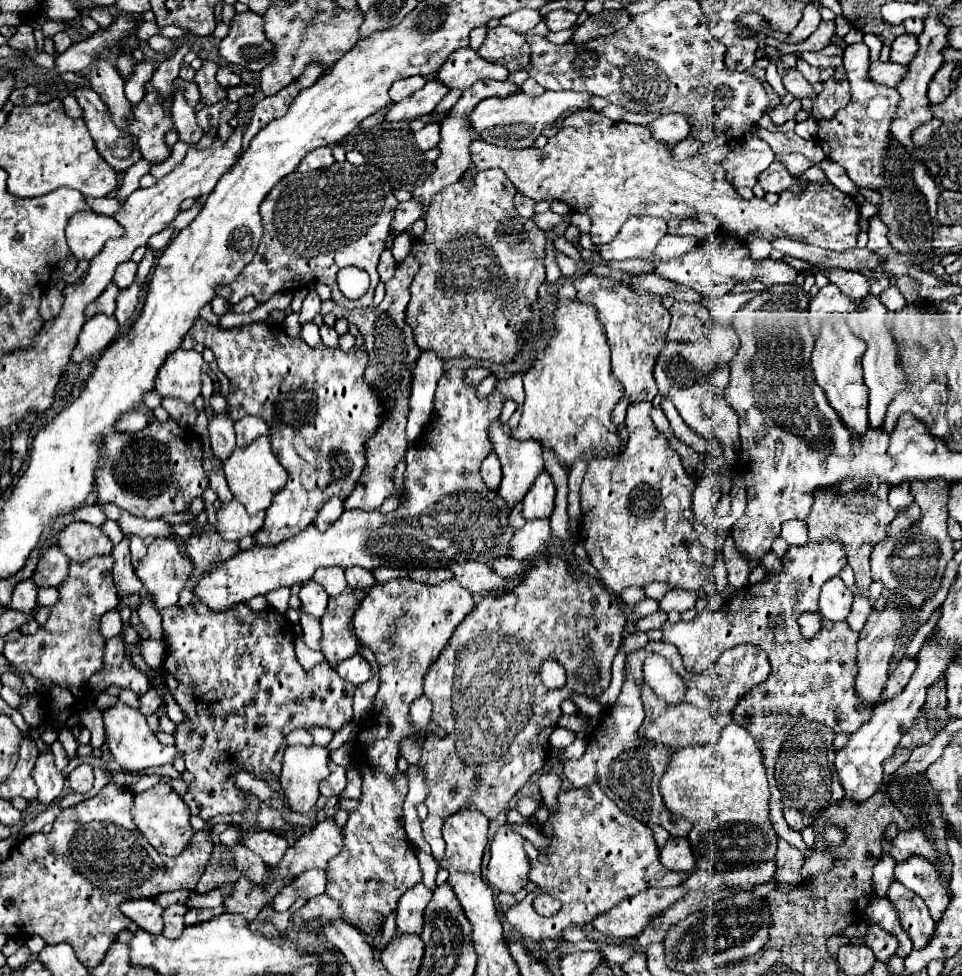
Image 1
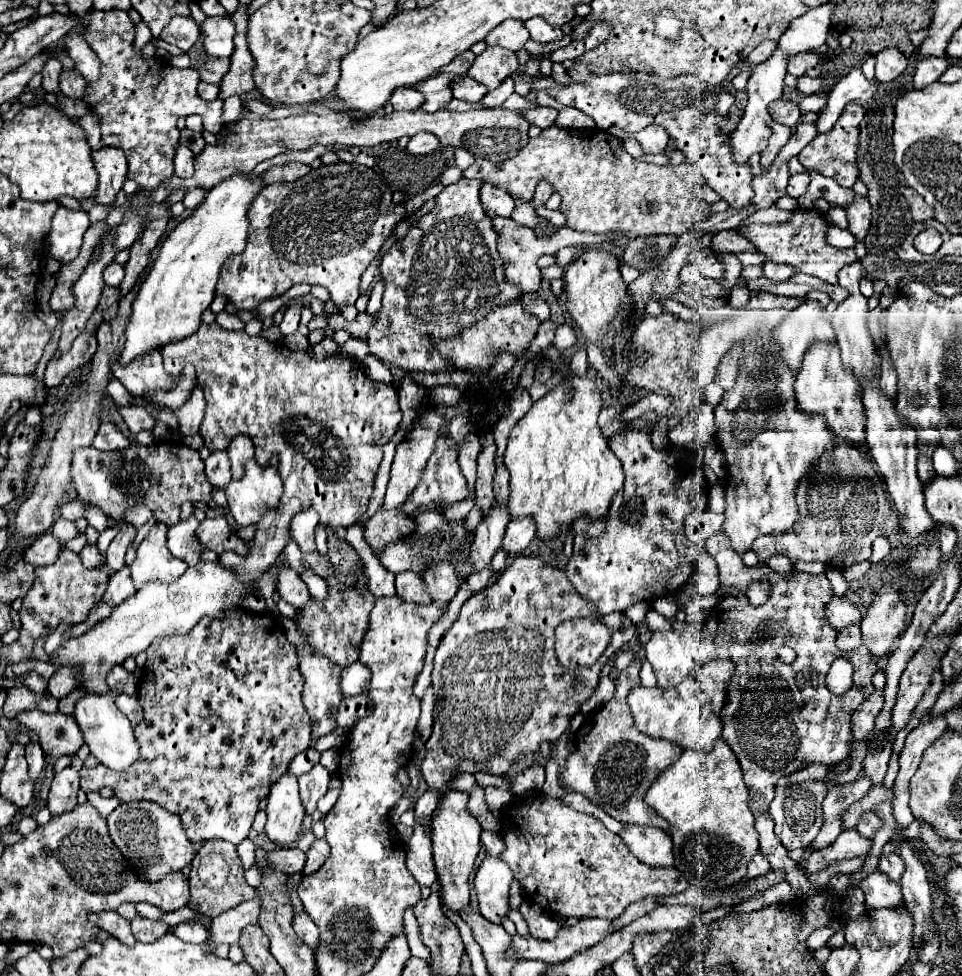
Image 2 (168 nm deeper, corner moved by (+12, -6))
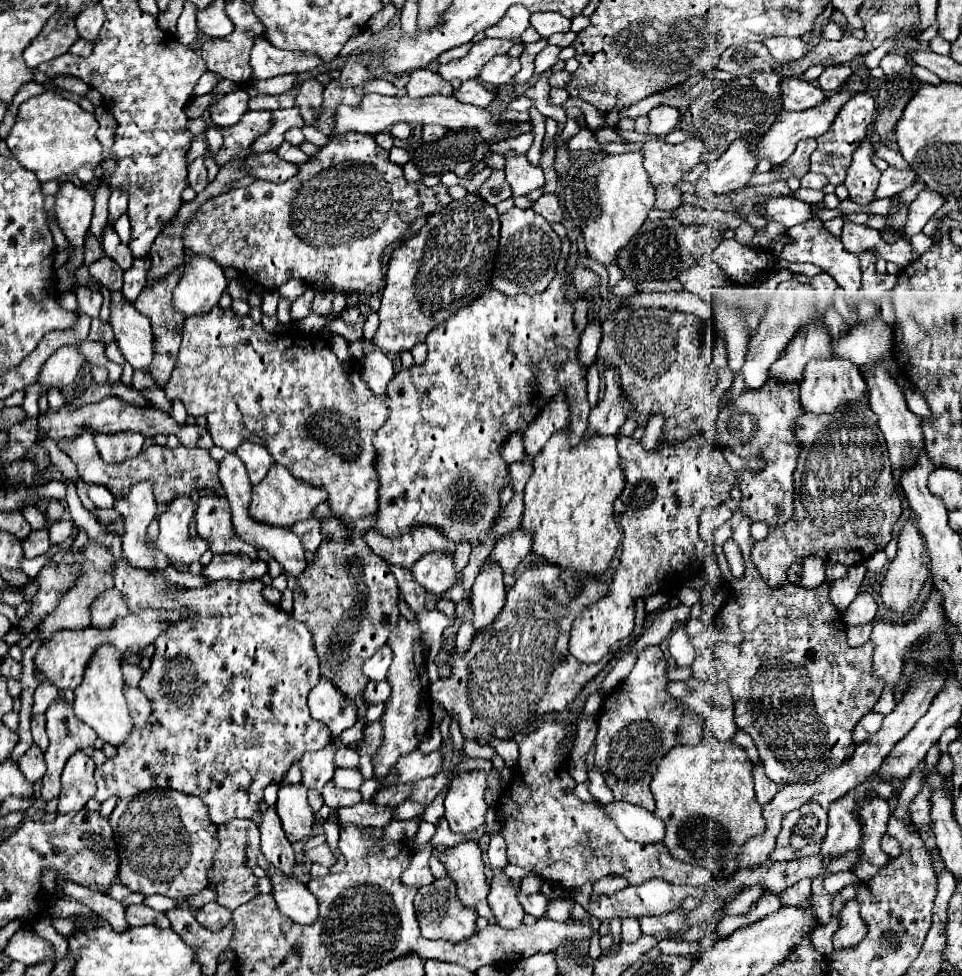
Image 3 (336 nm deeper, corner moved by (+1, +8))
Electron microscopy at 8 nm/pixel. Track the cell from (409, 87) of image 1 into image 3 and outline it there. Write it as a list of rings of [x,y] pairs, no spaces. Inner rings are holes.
[[[417,69],[409,75],[407,83],[409,97],[425,97],[425,95],[453,95],[453,87],[439,77],[439,73],[429,69]]]

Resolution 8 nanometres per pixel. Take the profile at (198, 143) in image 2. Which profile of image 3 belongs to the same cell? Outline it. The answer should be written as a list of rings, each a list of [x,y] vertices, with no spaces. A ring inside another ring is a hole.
[[[205,133],[195,135],[193,141],[191,141],[191,147],[189,147],[189,151],[187,151],[187,161],[191,163],[195,157],[201,157],[201,155],[205,153],[205,147],[207,147],[207,137],[205,137]]]

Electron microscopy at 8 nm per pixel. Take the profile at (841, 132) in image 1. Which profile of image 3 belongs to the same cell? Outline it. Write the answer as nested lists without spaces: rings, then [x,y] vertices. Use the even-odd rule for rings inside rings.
[[[867,93],[853,95],[841,107],[831,129],[817,137],[817,149],[811,153],[811,171],[823,173],[829,179],[829,183],[833,183],[833,185],[843,183],[847,169],[851,165],[851,153],[859,147],[859,141],[863,141],[863,137],[867,137],[869,125],[873,121],[875,121],[875,101],[873,101],[873,97],[869,97]]]

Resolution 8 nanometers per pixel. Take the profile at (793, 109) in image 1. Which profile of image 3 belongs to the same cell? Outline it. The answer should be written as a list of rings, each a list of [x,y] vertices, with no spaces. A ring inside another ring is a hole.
[[[799,77],[781,79],[781,103],[785,111],[805,111],[825,99],[823,91]]]

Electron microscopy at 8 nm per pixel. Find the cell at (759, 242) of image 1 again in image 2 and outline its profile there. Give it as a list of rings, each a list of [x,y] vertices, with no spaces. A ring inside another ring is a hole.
[[[736,285],[736,287],[732,289],[730,297],[728,297],[728,303],[730,303],[730,307],[740,309],[740,307],[744,307],[744,305],[748,303],[748,299],[750,299],[750,291],[748,291],[744,285]]]

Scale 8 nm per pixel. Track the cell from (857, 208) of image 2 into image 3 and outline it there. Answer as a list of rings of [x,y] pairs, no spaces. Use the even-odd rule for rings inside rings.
[[[865,139],[853,153],[853,163],[847,171],[845,185],[849,189],[849,199],[857,205],[869,205],[875,199],[875,189],[879,185],[881,171],[871,163],[873,147]]]

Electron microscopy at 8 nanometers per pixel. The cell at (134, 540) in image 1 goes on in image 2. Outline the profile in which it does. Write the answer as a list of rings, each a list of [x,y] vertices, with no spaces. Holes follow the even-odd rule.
[[[124,565],[116,575],[110,577],[108,589],[104,593],[104,601],[112,603],[112,605],[120,605],[126,599],[130,599],[134,593],[136,593],[136,587],[130,579],[130,569],[128,569],[128,565]]]

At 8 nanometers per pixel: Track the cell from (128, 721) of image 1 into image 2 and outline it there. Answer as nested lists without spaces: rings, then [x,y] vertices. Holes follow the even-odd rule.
[[[86,693],[82,699],[78,699],[78,703],[74,707],[74,719],[82,731],[86,745],[90,747],[90,753],[108,769],[124,771],[138,759],[140,747],[132,735],[134,733],[132,725],[128,723],[126,715],[118,711],[118,707],[114,703],[114,695],[110,695],[110,693],[104,693],[104,695]]]

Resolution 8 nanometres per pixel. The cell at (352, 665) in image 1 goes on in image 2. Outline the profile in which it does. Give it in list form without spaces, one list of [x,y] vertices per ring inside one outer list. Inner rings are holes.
[[[360,661],[352,663],[350,667],[346,667],[342,671],[342,681],[340,681],[342,693],[346,697],[366,693],[368,687],[370,687],[370,677],[372,677],[372,673],[370,673],[370,669],[364,663],[360,663]]]

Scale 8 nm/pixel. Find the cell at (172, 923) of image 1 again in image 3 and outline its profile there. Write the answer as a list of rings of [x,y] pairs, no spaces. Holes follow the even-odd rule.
[[[129,905],[127,907],[127,921],[129,921],[131,927],[141,927],[141,925],[157,925],[161,929],[171,927],[165,913],[153,911],[147,905]]]

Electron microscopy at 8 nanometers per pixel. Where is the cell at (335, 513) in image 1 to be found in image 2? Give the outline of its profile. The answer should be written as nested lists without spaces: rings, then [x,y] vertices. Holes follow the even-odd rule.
[[[300,511],[290,523],[290,539],[296,541],[304,553],[316,551],[316,545],[314,545],[316,525],[318,525],[316,511]]]

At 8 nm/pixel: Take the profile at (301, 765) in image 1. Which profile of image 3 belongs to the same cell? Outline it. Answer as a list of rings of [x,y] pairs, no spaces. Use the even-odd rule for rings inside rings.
[[[301,783],[279,787],[275,809],[289,841],[307,839],[311,835],[315,817],[307,801],[307,789]]]

